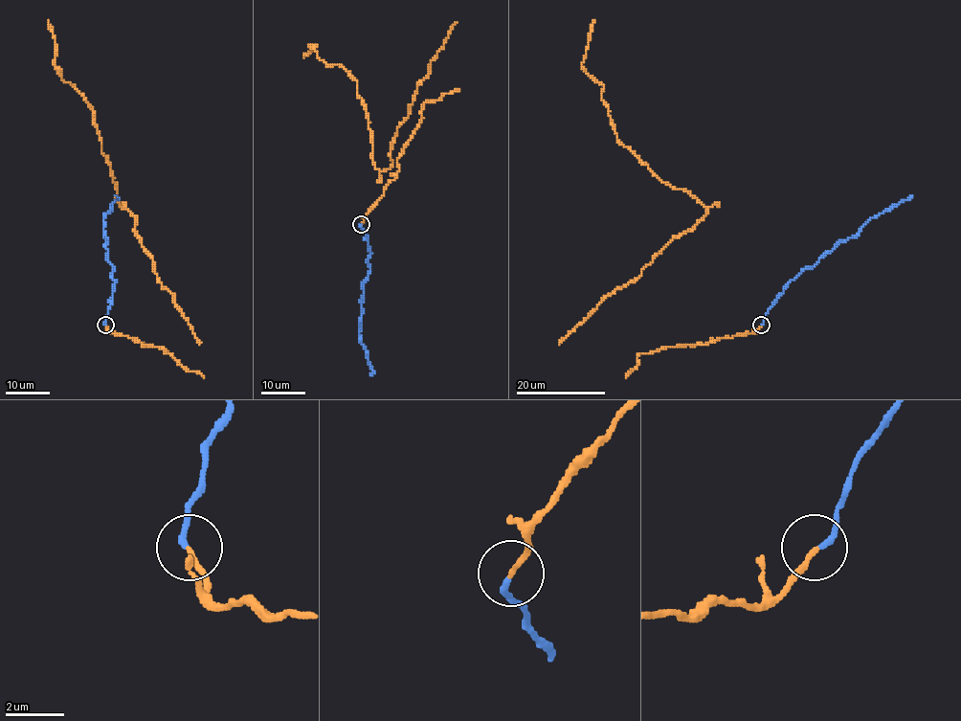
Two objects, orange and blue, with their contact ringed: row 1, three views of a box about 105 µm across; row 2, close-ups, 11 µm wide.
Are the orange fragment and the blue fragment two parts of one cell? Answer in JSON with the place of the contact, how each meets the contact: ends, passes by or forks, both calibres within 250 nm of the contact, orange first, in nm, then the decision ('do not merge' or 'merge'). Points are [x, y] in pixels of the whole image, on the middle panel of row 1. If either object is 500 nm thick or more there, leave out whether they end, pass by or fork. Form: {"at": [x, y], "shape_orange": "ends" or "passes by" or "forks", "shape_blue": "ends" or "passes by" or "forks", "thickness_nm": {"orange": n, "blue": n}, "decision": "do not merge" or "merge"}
{"at": [361, 224], "shape_orange": "ends", "shape_blue": "ends", "thickness_nm": {"orange": 170, "blue": 200}, "decision": "do not merge"}

